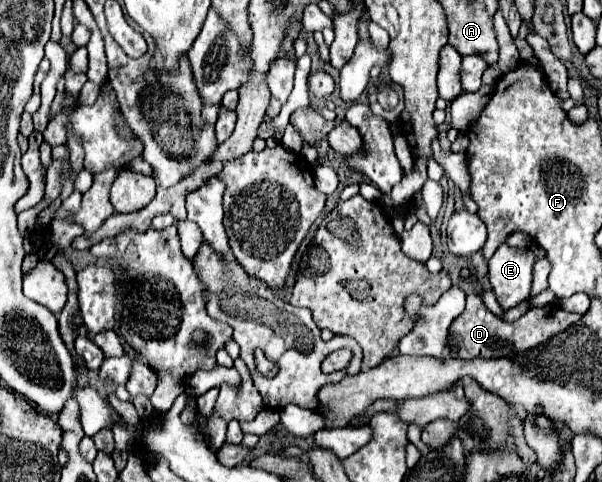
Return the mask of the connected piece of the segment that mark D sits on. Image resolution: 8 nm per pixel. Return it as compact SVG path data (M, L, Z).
M468 295L466 309L460 317L456 317L452 321L450 331L456 335L458 345L460 345L458 357L462 357L462 359L488 357L490 359L490 357L506 357L506 355L536 347L536 345L544 343L546 339L550 339L554 333L560 333L568 325L576 323L578 317L580 317L578 313L568 313L562 307L556 309L552 305L544 305L544 307L530 307L518 321L506 323L500 317L496 317L494 313L490 313L478 295Z

